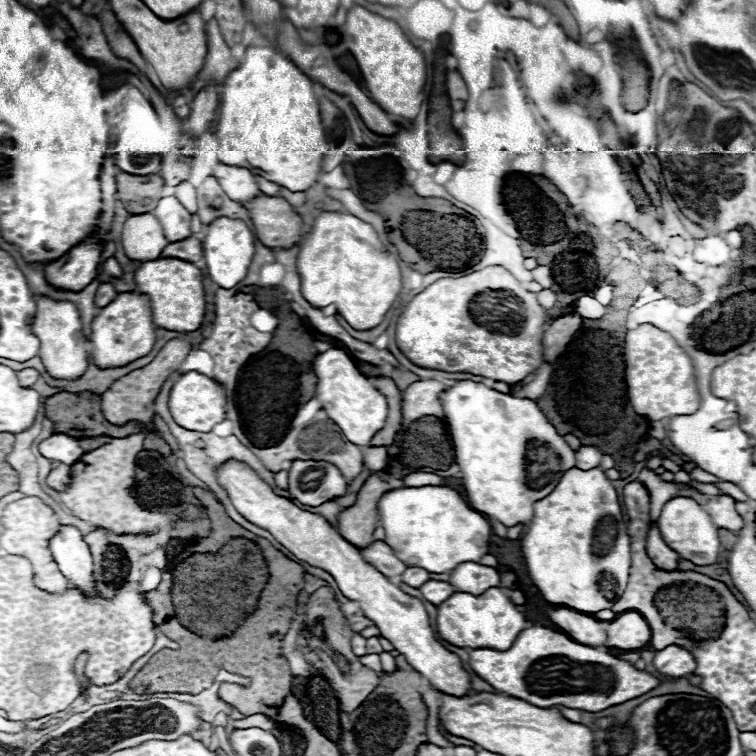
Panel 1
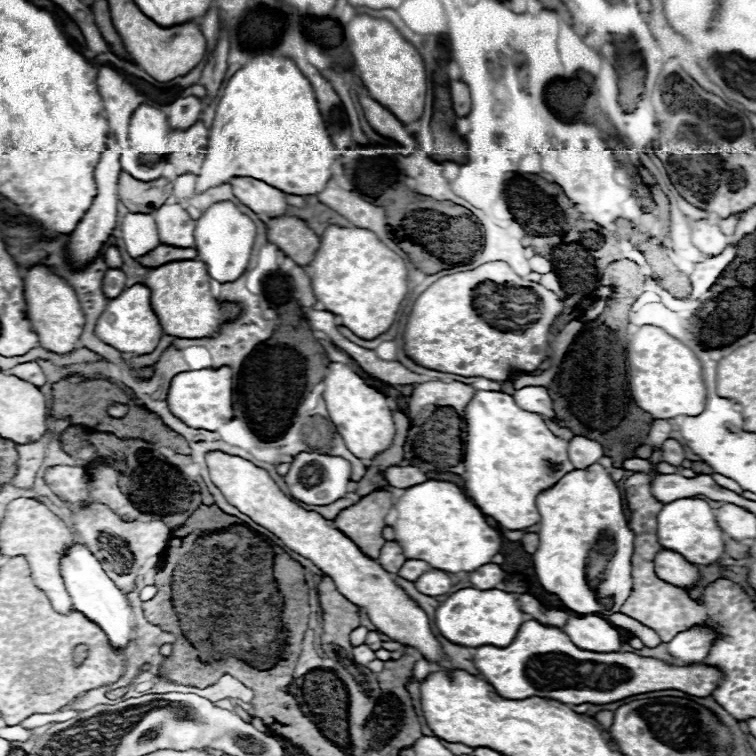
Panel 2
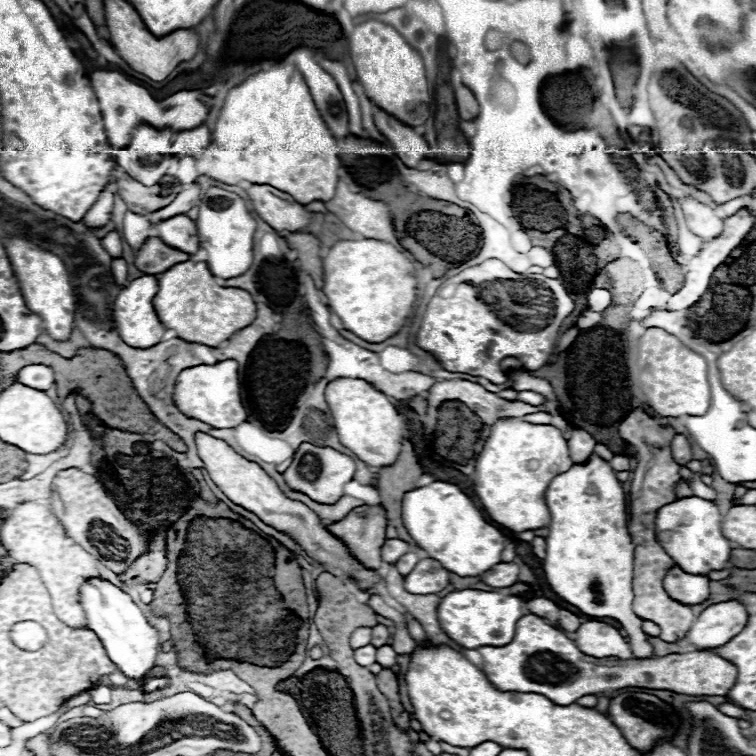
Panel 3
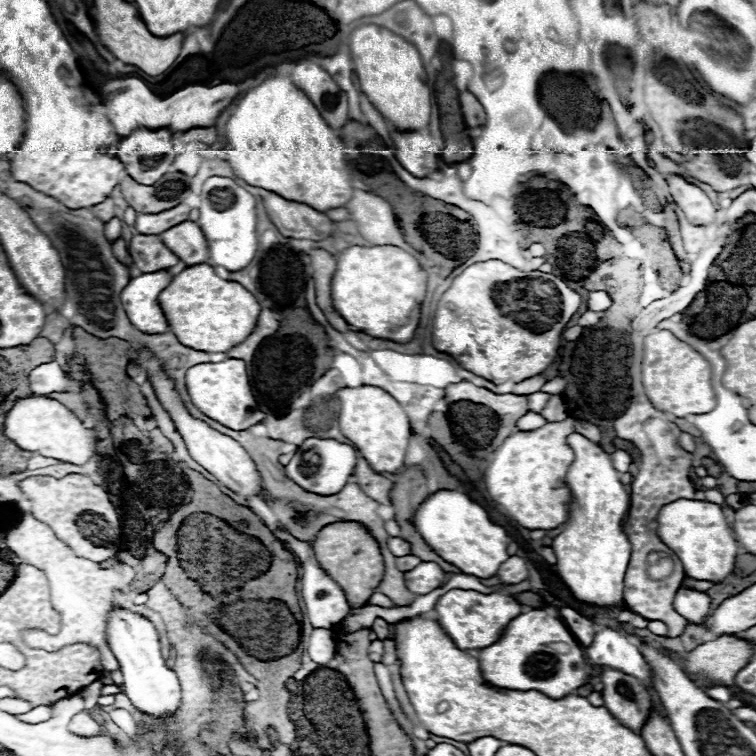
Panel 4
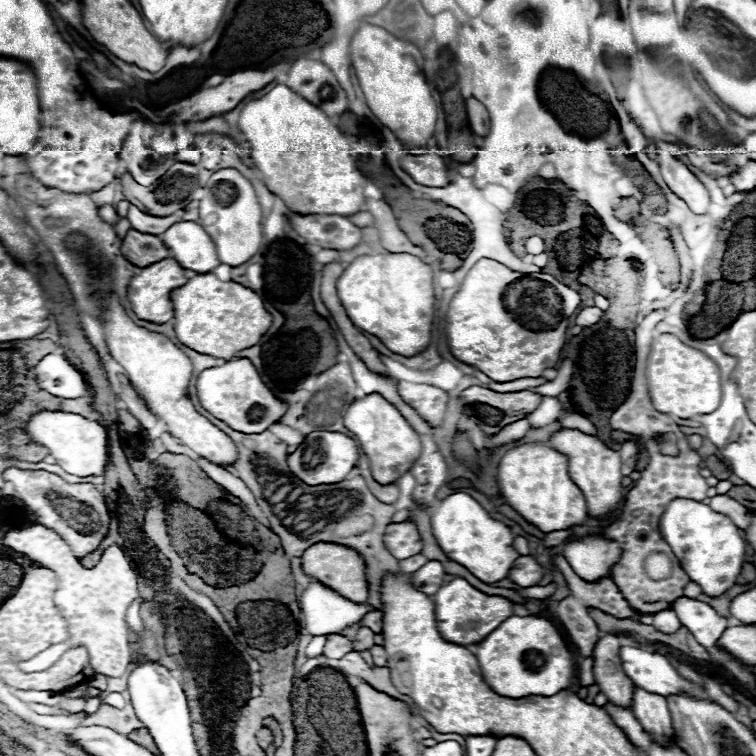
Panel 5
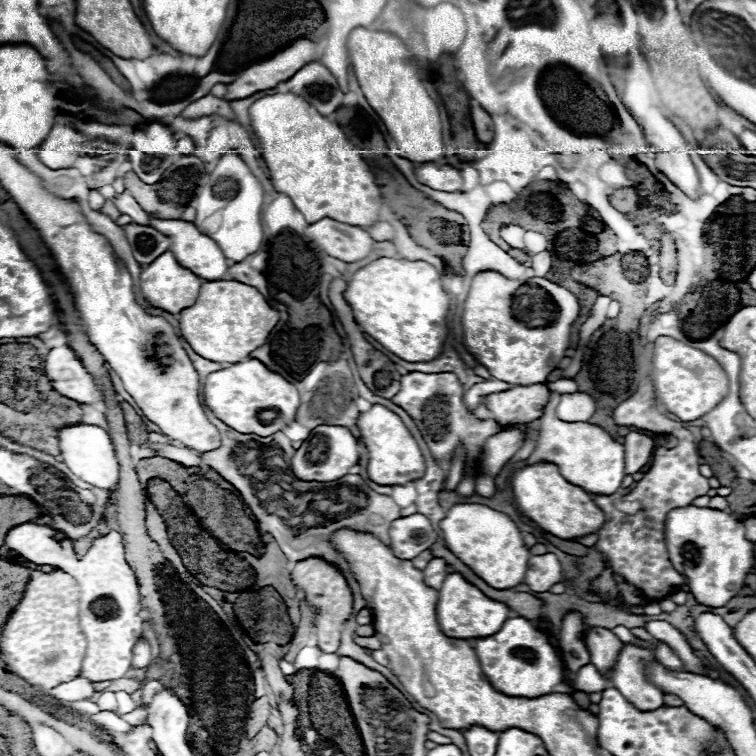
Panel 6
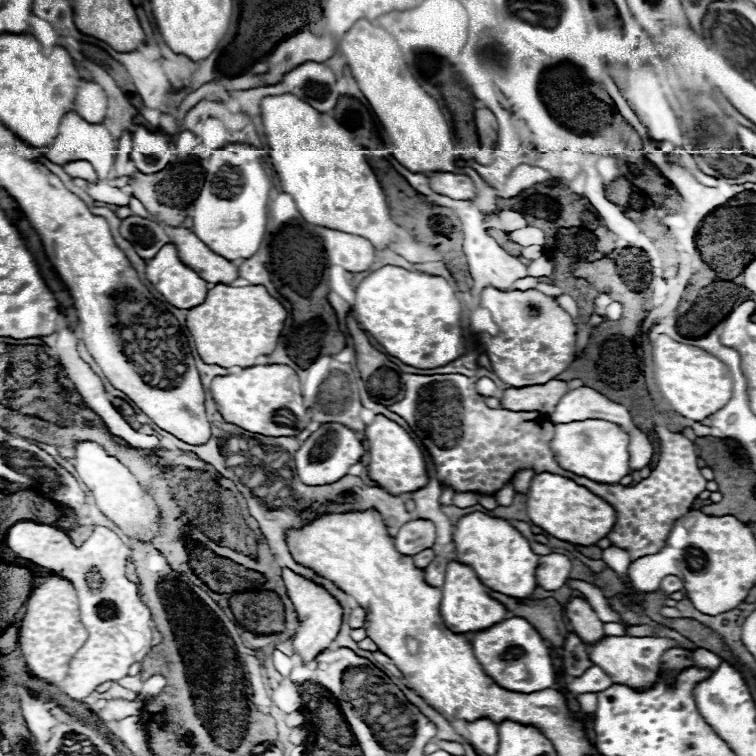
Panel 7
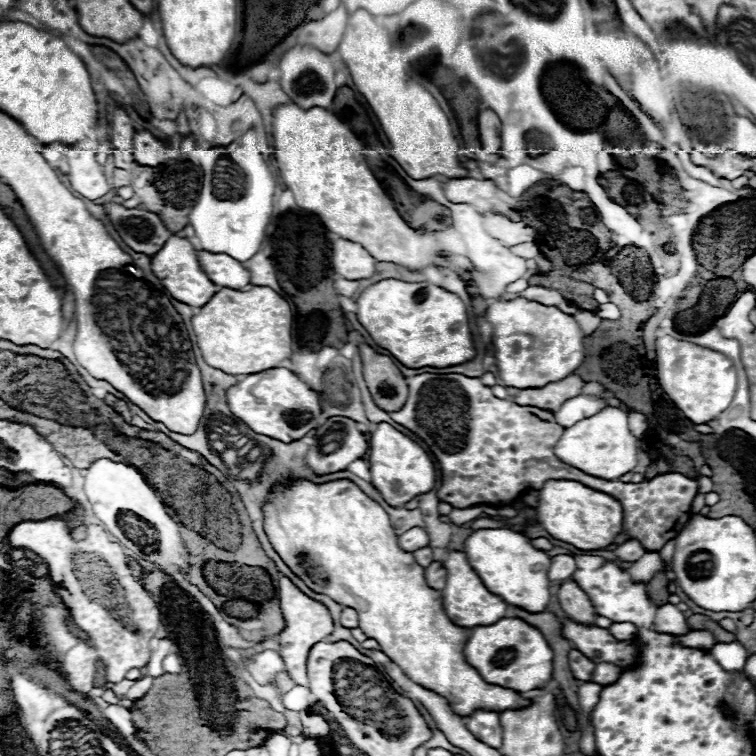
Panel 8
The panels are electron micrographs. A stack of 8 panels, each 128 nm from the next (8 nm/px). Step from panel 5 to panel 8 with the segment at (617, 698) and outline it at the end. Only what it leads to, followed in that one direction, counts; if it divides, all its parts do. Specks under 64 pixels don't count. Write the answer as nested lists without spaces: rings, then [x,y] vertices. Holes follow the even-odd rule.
[[[568,580],[568,582],[560,584],[558,602],[560,602],[562,610],[578,622],[590,624],[590,622],[596,620],[596,610],[592,606],[588,594],[574,580]]]

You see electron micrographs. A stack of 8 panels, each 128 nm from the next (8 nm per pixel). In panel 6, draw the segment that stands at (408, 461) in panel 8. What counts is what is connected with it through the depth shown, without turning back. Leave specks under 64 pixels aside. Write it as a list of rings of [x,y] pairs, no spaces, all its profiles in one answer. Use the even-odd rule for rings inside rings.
[[[374,404],[368,412],[358,416],[358,428],[366,438],[368,450],[368,478],[380,486],[404,486],[412,480],[424,476],[424,458],[422,452],[412,438],[410,430],[402,424],[402,420],[384,406]]]

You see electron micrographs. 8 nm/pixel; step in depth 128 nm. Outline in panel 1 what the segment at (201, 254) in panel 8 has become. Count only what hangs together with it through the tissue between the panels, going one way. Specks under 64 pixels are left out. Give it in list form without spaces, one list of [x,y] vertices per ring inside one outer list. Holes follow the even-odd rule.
[[[174,196],[162,198],[158,206],[152,210],[152,214],[160,220],[168,242],[186,240],[188,236],[192,236],[192,230],[190,230],[192,214]]]

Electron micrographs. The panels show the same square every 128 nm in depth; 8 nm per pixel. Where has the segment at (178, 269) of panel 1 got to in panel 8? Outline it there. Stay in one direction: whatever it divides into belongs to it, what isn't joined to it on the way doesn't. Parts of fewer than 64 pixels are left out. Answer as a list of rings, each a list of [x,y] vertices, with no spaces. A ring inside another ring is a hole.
[[[254,286],[248,292],[222,288],[192,316],[192,328],[204,362],[232,376],[278,368],[292,354],[290,306],[278,292],[266,286]]]

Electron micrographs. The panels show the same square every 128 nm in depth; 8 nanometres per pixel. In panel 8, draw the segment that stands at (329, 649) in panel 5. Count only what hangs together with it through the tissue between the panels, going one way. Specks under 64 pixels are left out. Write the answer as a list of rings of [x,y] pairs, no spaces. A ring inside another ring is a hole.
[[[280,576],[280,586],[278,586],[278,598],[280,598],[280,610],[282,610],[282,618],[286,622],[286,628],[276,636],[280,648],[278,648],[278,654],[282,656],[284,660],[284,666],[286,666],[286,672],[290,676],[290,680],[294,684],[300,684],[300,686],[306,686],[308,684],[308,678],[306,678],[306,658],[308,658],[308,650],[324,640],[332,630],[334,630],[334,624],[332,624],[332,618],[330,618],[330,612],[316,600],[308,598],[306,594],[302,594],[286,576]]]

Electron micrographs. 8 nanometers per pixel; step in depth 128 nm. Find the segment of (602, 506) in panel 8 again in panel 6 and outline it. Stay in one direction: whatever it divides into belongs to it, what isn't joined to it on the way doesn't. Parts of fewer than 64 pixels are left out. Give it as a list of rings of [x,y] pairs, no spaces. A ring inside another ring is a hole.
[[[540,462],[536,466],[524,466],[514,472],[510,486],[520,510],[542,530],[562,540],[576,540],[588,534],[596,534],[606,520],[604,512],[594,504],[592,496],[584,492],[584,488],[574,486],[564,476],[560,476],[556,464]]]

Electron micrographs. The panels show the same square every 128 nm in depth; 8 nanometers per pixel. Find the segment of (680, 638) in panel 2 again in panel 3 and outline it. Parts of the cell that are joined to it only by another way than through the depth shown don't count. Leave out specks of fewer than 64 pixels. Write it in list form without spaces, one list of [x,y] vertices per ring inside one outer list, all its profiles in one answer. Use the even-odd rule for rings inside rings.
[[[728,600],[708,606],[688,630],[686,640],[696,648],[718,648],[740,634],[748,622],[748,610],[740,600]]]

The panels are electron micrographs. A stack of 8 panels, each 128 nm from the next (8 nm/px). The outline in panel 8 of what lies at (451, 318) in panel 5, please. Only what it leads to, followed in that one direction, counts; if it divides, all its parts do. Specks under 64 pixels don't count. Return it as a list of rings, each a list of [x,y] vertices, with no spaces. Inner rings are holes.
[[[516,298],[510,302],[492,302],[486,310],[486,320],[494,326],[494,348],[496,348],[496,366],[500,372],[500,378],[504,386],[512,388],[542,388],[550,382],[564,380],[570,376],[584,360],[586,360],[586,350],[584,350],[584,334],[576,320],[570,314],[564,314],[556,306],[544,306],[538,302],[530,302],[524,298]]]

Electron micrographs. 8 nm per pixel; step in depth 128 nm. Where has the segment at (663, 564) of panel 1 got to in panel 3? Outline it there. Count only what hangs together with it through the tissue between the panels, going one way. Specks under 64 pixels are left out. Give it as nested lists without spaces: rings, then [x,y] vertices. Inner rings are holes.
[[[672,568],[668,576],[664,578],[666,592],[680,604],[702,604],[710,596],[708,578],[706,576],[694,576],[680,568]]]

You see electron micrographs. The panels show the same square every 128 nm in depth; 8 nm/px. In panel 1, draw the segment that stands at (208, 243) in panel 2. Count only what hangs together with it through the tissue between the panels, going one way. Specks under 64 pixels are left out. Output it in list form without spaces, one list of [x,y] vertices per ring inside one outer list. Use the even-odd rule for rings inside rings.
[[[220,216],[208,224],[208,232],[204,232],[204,238],[202,238],[204,262],[206,262],[208,276],[220,288],[232,288],[246,278],[248,266],[250,266],[252,256],[254,256],[254,238],[256,238],[254,232],[246,226],[244,220]]]

